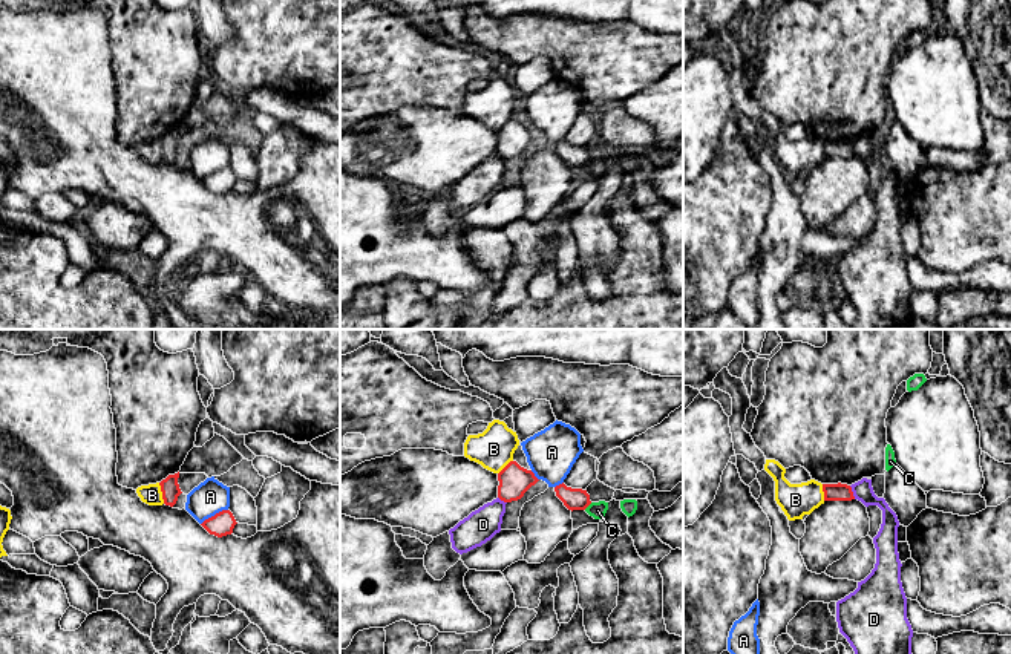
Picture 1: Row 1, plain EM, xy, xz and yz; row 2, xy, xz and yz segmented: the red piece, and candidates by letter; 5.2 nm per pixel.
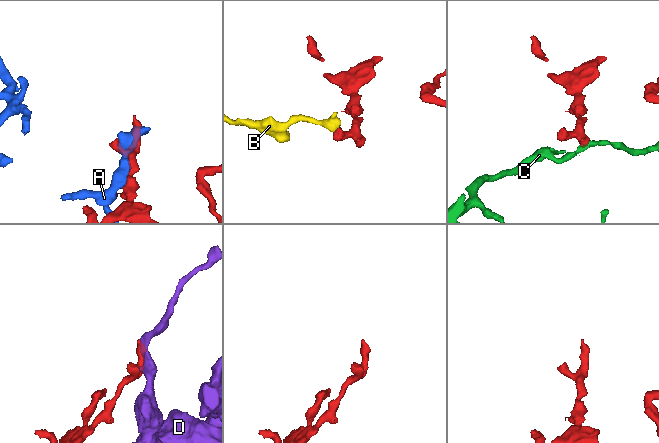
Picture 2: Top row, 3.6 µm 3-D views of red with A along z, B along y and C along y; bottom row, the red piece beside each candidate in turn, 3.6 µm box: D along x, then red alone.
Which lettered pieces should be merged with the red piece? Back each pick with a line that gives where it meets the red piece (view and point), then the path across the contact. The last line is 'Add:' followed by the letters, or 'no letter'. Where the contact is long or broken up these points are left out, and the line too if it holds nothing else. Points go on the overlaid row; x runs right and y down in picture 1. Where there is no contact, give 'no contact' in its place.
Add: no letter

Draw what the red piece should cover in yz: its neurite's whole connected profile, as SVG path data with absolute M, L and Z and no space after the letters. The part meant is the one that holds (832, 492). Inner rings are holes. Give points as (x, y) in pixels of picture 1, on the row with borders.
M823 484L824 501L852 501L855 499L852 487L847 484Z

